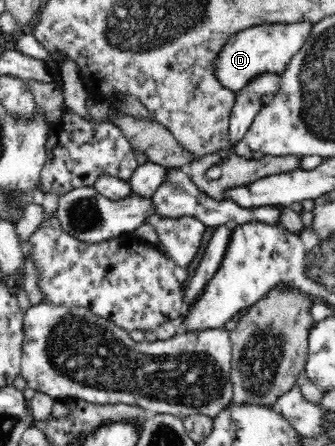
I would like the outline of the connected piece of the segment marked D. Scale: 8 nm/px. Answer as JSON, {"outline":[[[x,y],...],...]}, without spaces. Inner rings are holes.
{"outline":[[[274,23],[274,25],[255,25],[232,34],[227,38],[219,54],[213,58],[211,66],[219,85],[226,90],[239,91],[244,88],[257,74],[281,74],[289,64],[293,54],[305,44],[313,23]]]}

